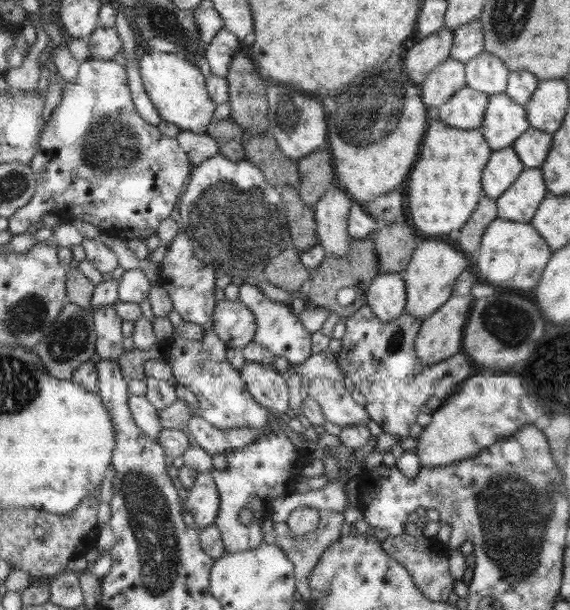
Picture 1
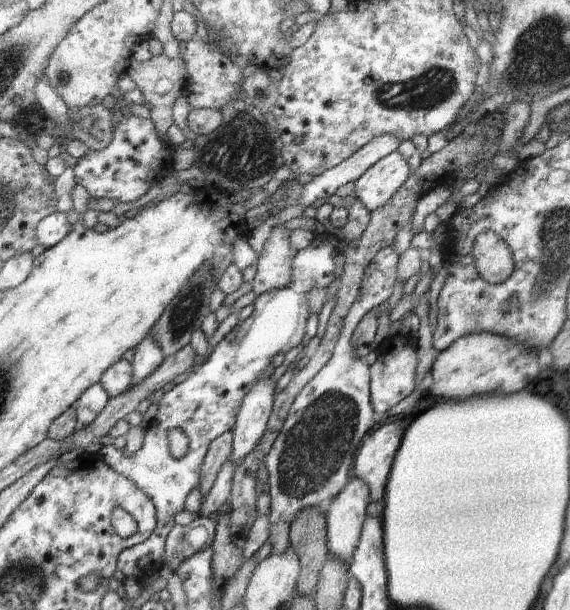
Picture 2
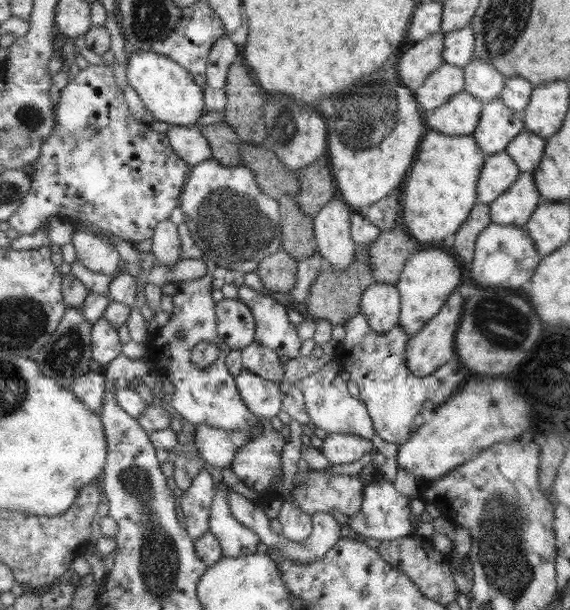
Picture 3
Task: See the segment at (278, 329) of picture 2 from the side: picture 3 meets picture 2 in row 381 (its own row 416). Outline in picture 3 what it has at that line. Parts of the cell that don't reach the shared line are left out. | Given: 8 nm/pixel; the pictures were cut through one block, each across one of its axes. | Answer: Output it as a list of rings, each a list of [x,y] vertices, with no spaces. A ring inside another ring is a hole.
[[[184,223],[177,225],[178,238],[180,238],[180,260],[188,259],[198,259],[204,261],[208,265],[208,272],[205,276],[202,276],[198,279],[194,279],[192,282],[182,282],[182,283],[171,283],[168,286],[162,287],[162,291],[171,296],[173,299],[173,314],[170,320],[158,331],[154,332],[151,336],[151,340],[148,344],[148,351],[150,353],[150,362],[154,367],[154,370],[157,374],[162,375],[166,379],[170,380],[172,385],[174,385],[174,392],[170,396],[165,396],[166,403],[169,406],[172,406],[174,410],[180,413],[183,418],[186,418],[188,422],[192,422],[194,426],[198,424],[206,424],[217,429],[224,430],[240,430],[248,431],[248,429],[254,429],[254,434],[252,434],[252,440],[246,442],[244,446],[240,447],[235,452],[235,458],[231,463],[231,470],[238,480],[247,486],[256,496],[277,496],[278,498],[282,497],[282,494],[278,493],[276,490],[273,490],[272,482],[278,479],[283,480],[284,474],[282,472],[282,448],[286,446],[286,438],[276,431],[271,424],[267,423],[268,419],[260,418],[254,415],[246,403],[242,401],[242,395],[236,387],[235,376],[230,374],[228,367],[226,367],[226,355],[229,353],[229,347],[227,344],[218,336],[217,333],[217,322],[215,317],[215,304],[212,299],[212,280],[215,275],[219,272],[219,269],[216,267],[214,262],[206,259],[204,252],[196,246],[192,236],[190,236],[190,230],[188,226]],[[198,342],[212,342],[215,344],[220,351],[220,355],[210,367],[205,369],[199,369],[192,361],[190,361],[191,350],[198,344]],[[260,422],[266,422],[266,425],[262,426],[262,430],[258,430],[256,425]]]

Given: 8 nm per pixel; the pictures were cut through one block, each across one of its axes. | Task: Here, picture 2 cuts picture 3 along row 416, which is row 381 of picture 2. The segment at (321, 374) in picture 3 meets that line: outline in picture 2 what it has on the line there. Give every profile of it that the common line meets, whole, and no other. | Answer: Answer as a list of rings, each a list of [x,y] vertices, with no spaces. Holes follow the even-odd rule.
[[[390,246],[375,254],[367,266],[360,294],[345,316],[332,358],[295,396],[270,452],[264,457],[262,466],[268,476],[271,498],[267,542],[272,544],[272,555],[289,549],[289,528],[301,510],[317,508],[325,516],[334,497],[347,485],[348,469],[354,464],[362,438],[377,426],[370,400],[370,367],[355,354],[350,338],[362,317],[392,296],[398,258],[399,254]]]

